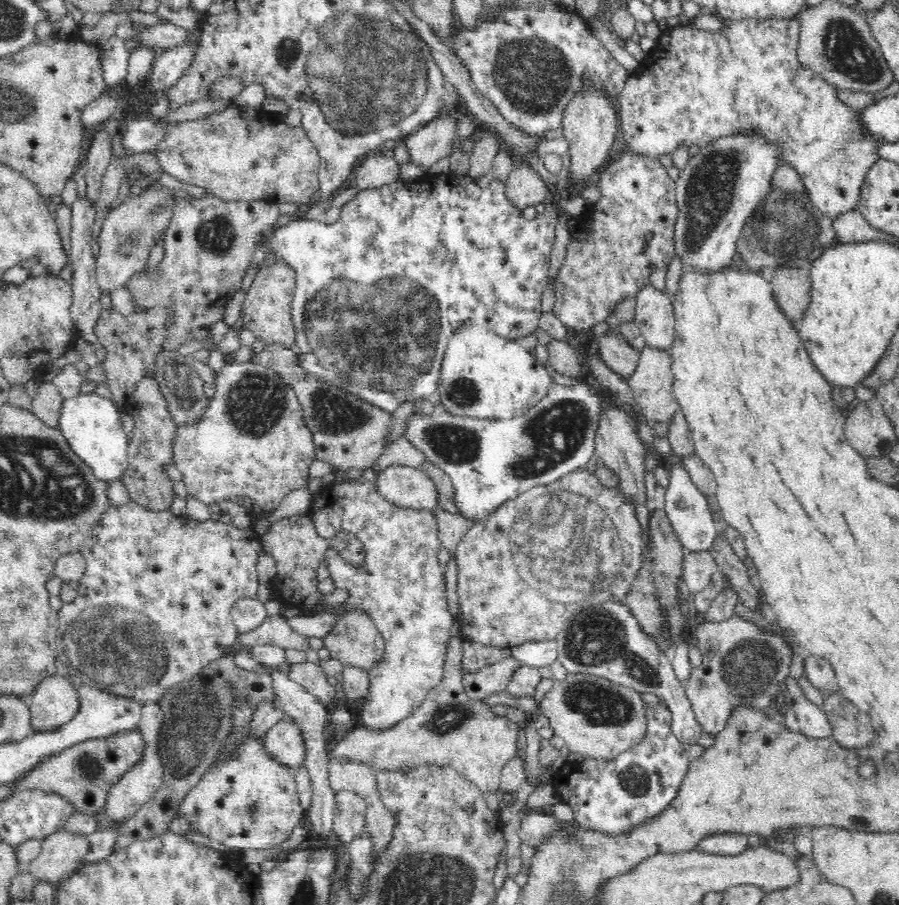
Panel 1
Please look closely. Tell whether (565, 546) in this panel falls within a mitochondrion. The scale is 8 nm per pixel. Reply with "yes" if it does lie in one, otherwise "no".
yes

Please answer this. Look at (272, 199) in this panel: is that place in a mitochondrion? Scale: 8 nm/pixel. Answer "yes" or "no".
no

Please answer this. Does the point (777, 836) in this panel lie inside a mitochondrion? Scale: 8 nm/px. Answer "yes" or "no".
no

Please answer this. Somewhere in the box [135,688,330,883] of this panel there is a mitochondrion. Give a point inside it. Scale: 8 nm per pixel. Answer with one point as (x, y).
(252, 808)

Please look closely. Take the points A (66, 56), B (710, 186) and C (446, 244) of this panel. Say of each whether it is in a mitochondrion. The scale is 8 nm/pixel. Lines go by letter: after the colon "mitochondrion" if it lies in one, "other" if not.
A: other
B: mitochondrion
C: other

